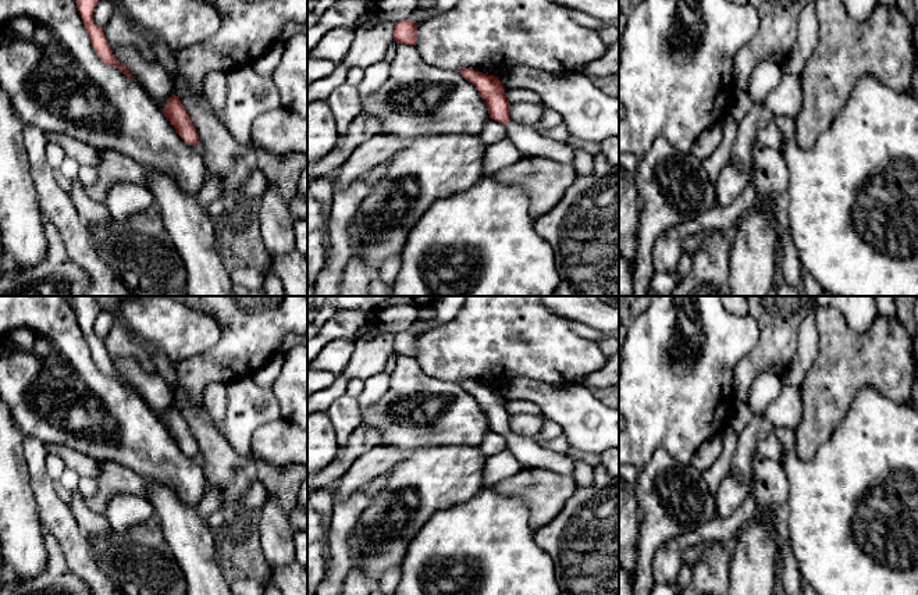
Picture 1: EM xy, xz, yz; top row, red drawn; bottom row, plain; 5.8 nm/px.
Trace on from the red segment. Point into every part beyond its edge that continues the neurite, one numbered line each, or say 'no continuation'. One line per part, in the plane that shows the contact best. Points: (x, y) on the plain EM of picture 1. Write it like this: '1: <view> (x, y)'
1: xz (527, 451)

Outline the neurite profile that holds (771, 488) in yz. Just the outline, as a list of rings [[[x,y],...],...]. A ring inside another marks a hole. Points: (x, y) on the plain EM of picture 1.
[[[757,455],[752,463],[754,487],[752,495],[757,512],[779,509],[789,500],[789,480],[782,463]]]

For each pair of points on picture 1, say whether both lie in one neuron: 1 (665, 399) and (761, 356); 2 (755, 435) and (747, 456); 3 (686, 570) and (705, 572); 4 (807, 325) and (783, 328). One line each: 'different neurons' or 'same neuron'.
1: different neurons
2: same neuron
3: different neurons
4: different neurons

